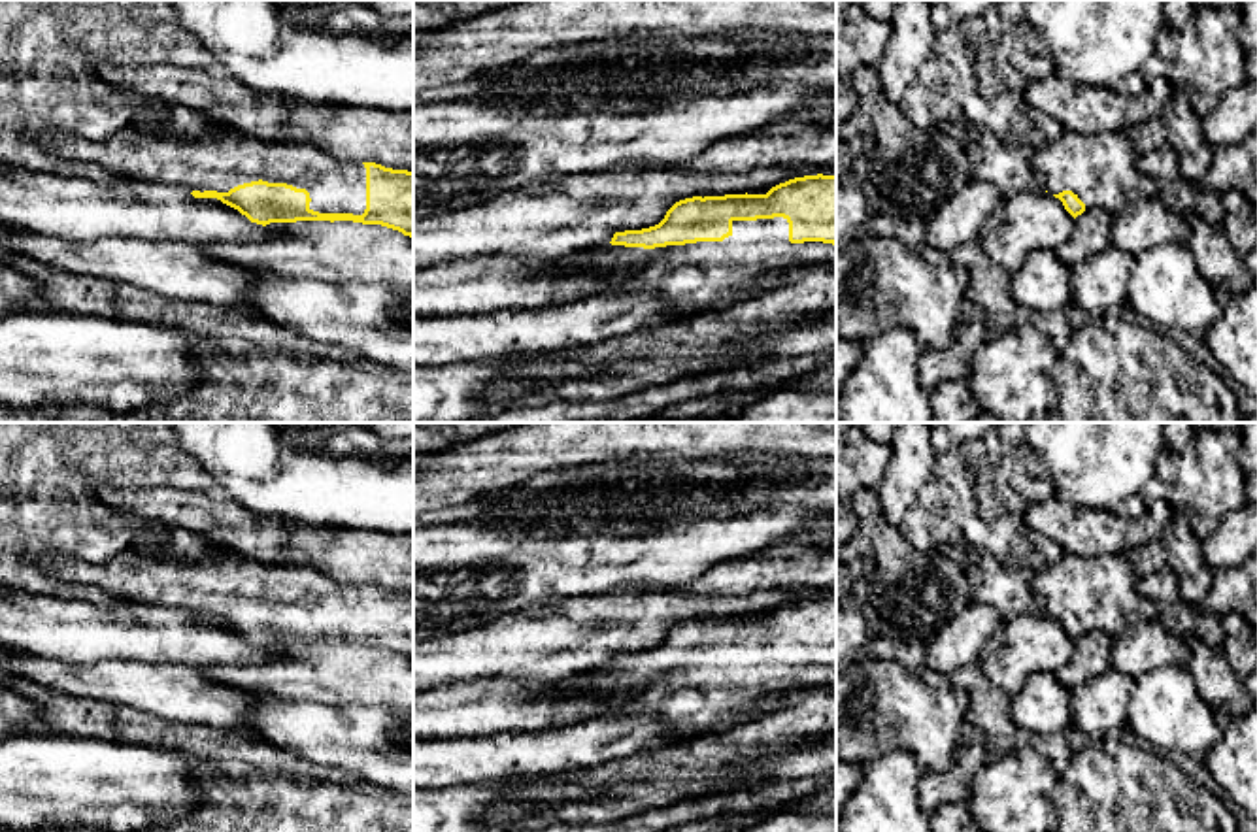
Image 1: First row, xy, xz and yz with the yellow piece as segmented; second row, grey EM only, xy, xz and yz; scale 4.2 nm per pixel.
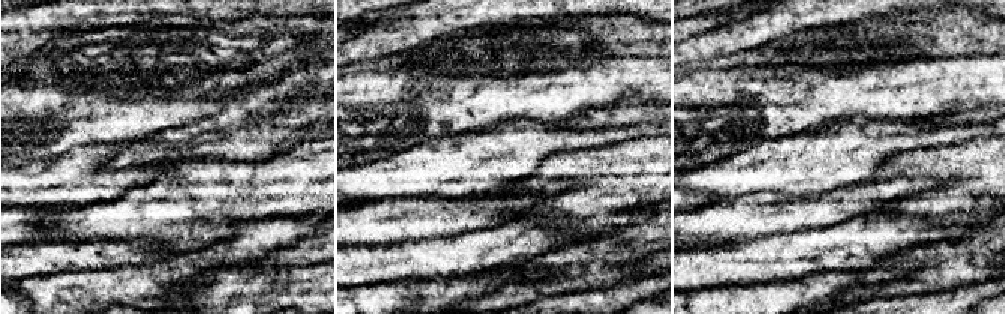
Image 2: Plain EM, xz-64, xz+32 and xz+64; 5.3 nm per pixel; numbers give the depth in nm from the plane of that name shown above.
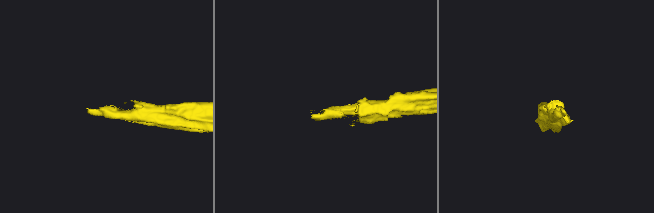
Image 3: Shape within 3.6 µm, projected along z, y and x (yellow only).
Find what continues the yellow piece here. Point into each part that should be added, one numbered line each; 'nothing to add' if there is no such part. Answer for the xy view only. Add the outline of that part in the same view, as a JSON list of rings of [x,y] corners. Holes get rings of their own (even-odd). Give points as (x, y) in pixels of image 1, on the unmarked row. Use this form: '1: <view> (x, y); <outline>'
1: xy (221, 583); [[[145,553],[119,555],[104,564],[77,558],[32,558],[45,572],[134,604],[164,606],[187,613],[217,613],[251,606],[287,606],[310,615],[310,632],[353,636],[366,632],[366,591],[338,583],[310,566],[264,564],[225,553],[196,560],[172,560]]]

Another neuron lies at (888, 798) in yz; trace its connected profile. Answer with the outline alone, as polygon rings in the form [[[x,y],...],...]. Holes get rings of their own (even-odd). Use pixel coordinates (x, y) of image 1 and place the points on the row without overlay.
[[[906,749],[881,753],[836,811],[840,832],[930,832],[921,807],[923,766]]]

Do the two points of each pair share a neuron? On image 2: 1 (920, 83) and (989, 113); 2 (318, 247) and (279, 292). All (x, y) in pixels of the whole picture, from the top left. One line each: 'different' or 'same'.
1: different
2: different

